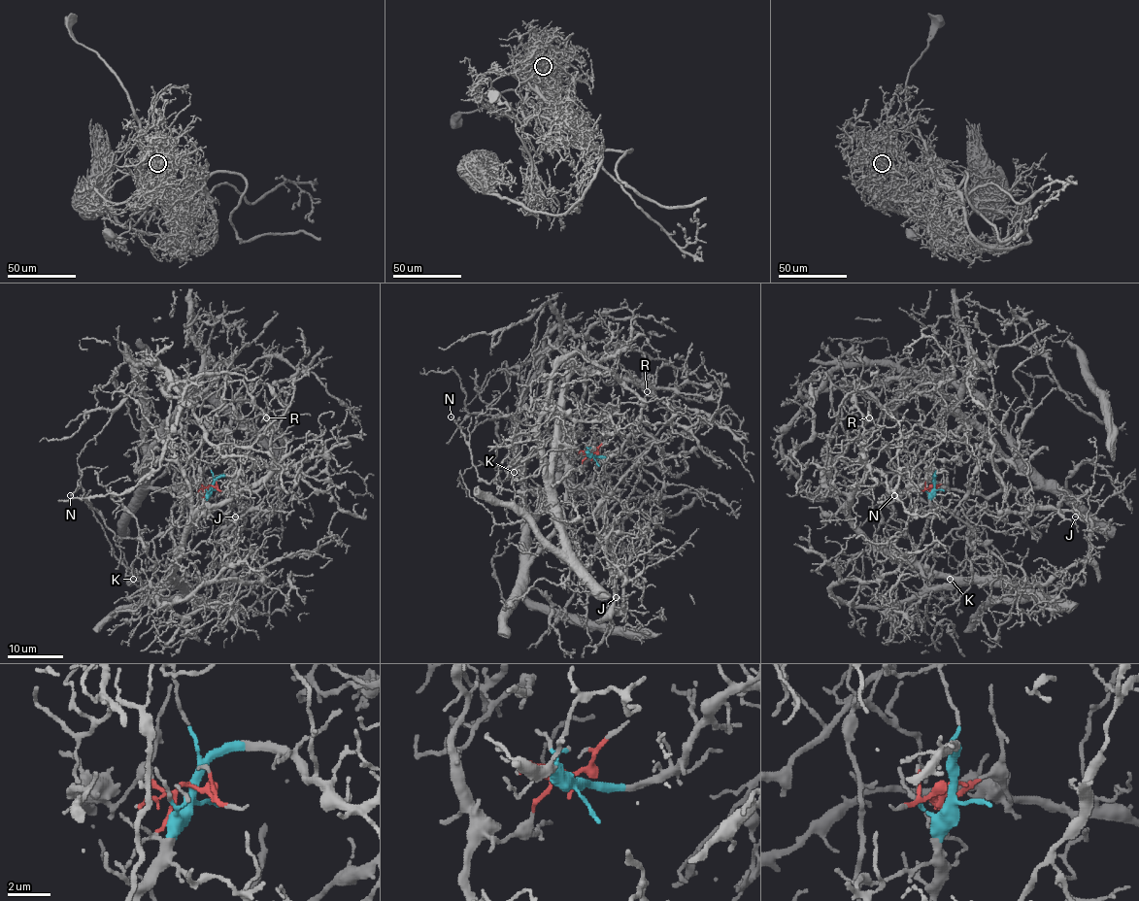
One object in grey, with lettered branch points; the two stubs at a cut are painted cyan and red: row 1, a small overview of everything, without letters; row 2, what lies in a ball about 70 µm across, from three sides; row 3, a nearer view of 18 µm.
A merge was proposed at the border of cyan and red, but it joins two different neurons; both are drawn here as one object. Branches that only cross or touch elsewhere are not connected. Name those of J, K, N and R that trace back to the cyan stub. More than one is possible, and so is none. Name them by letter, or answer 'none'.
K, N, R

